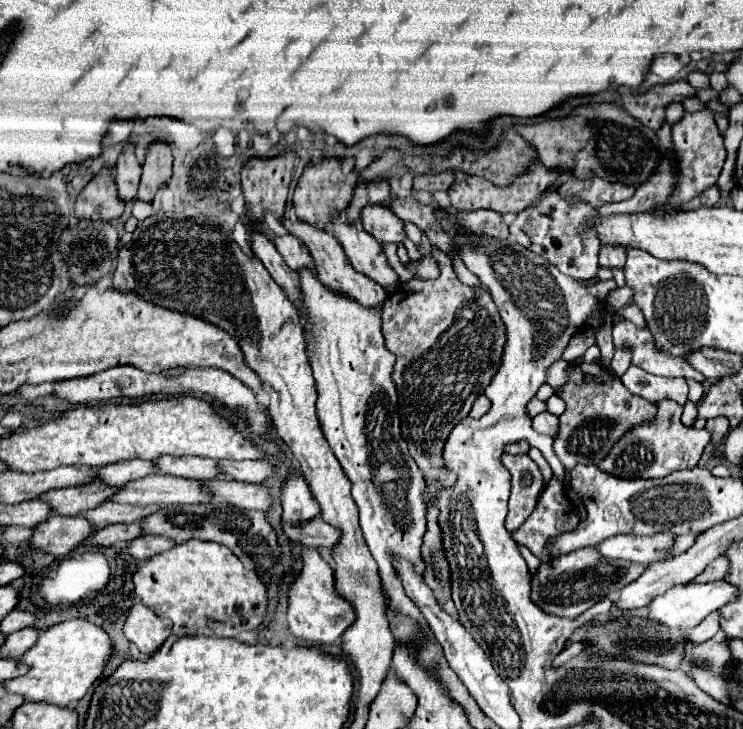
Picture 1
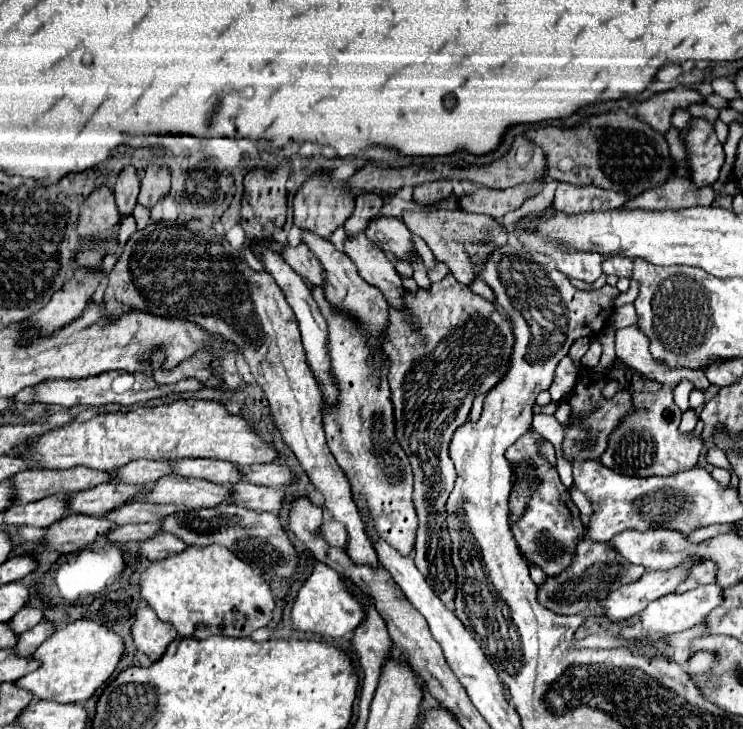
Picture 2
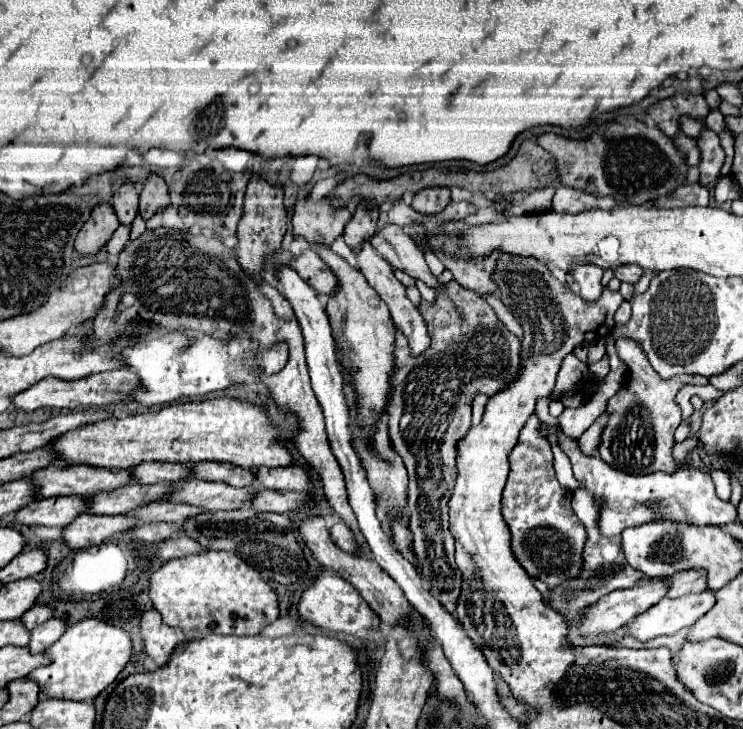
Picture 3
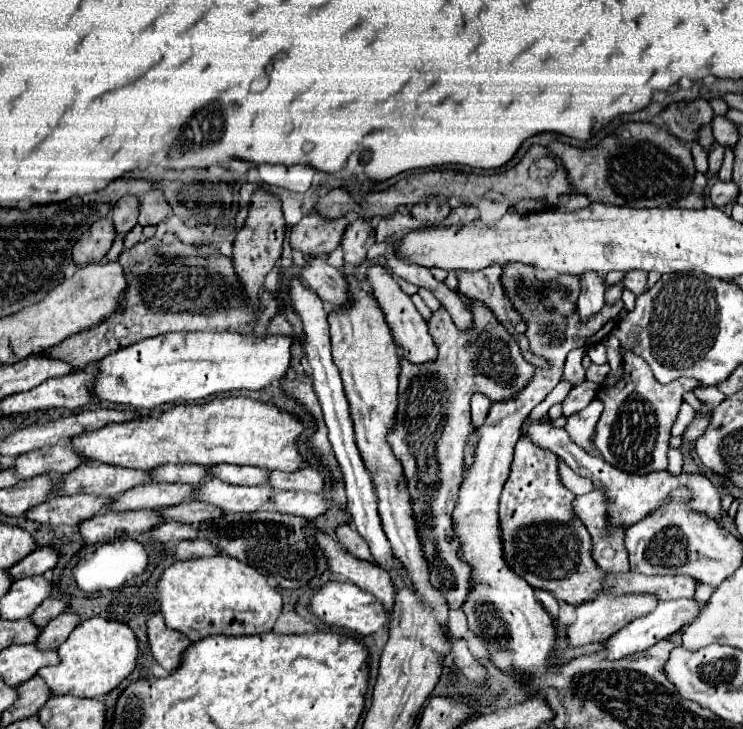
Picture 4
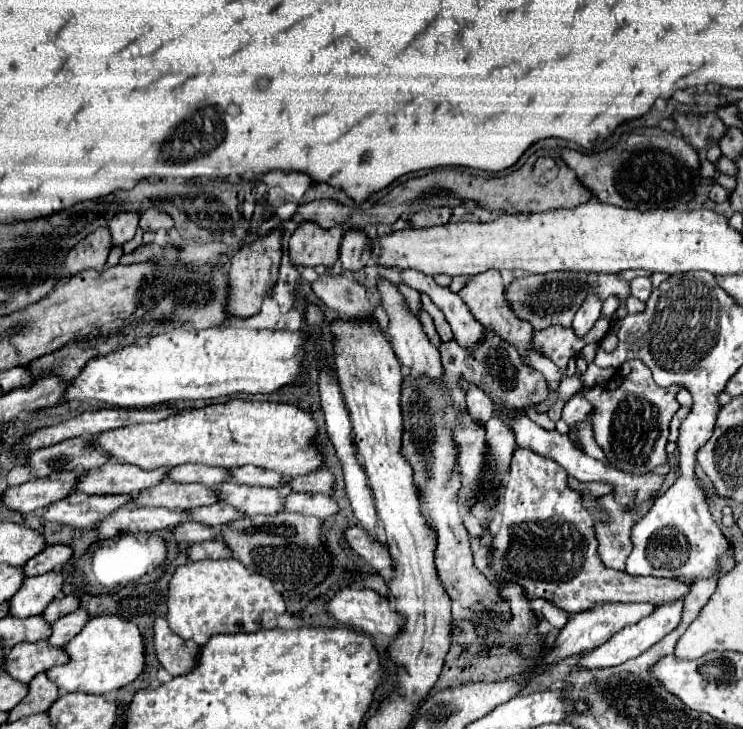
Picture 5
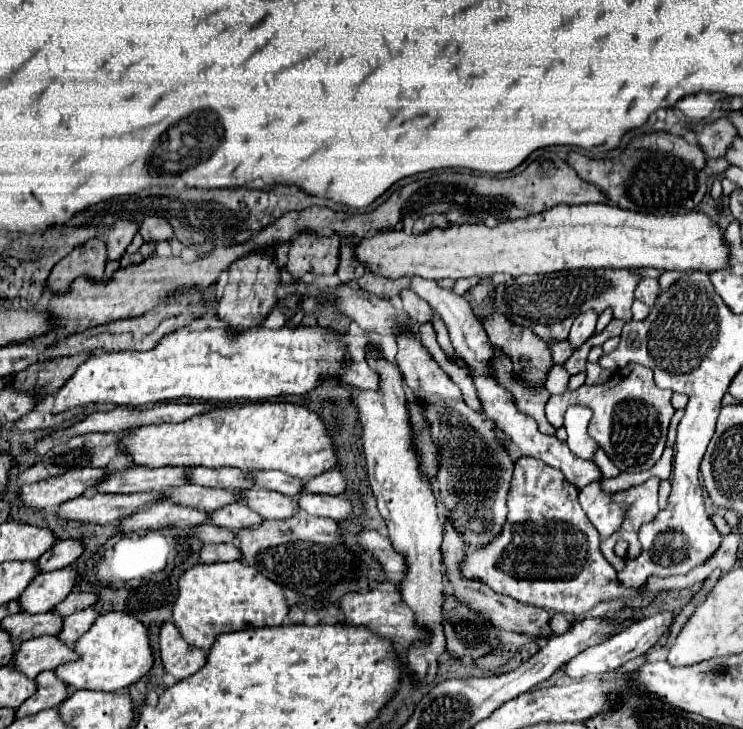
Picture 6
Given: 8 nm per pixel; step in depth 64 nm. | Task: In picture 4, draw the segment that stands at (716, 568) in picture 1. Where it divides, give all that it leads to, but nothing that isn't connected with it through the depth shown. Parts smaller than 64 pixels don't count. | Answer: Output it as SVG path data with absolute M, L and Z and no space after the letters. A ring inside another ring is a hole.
M526 434L520 436L514 450L512 472L500 496L504 556L508 558L508 564L528 584L532 584L536 590L550 590L556 600L562 600L572 606L592 598L594 592L642 592L658 594L658 600L692 598L696 594L698 580L692 576L644 576L634 572L618 576L600 574L590 556L590 534L572 512L574 494L560 484L556 466L556 456L550 450L534 444Z

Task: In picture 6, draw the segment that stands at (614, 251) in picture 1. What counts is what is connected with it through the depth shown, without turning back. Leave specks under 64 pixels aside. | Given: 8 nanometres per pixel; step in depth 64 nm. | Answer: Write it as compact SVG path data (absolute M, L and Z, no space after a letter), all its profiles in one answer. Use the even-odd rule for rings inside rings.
M642 278L642 280L638 282L636 290L634 290L634 296L636 296L640 302L652 306L652 302L656 300L656 294L658 294L658 292L660 292L660 288L658 288L658 282L656 282L654 278Z

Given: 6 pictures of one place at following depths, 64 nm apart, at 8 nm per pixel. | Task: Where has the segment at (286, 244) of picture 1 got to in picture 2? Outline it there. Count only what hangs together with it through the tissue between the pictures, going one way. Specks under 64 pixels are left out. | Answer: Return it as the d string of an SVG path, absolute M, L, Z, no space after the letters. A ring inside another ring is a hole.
M298 244L298 246L282 246L282 258L292 266L292 270L296 274L300 274L302 278L308 278L310 284L322 286L322 266L316 260L316 256L308 250L306 244Z

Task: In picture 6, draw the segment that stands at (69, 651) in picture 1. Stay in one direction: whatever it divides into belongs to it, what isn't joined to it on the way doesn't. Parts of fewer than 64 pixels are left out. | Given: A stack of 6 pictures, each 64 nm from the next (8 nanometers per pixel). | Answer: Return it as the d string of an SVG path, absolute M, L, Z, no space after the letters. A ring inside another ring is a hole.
M106 612L96 618L92 628L80 636L74 644L78 654L76 662L58 666L54 672L60 682L68 686L68 692L76 690L98 690L98 692L122 692L136 680L140 680L152 668L152 650L148 644L146 626L134 618L120 612Z

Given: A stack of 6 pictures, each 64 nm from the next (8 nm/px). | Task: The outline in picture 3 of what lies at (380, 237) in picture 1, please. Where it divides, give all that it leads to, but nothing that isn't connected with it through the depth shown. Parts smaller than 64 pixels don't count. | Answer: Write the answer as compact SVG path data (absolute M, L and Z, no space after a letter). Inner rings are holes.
M384 226L370 238L370 244L378 250L378 254L382 254L382 258L386 258L392 264L392 268L400 268L412 278L424 280L432 288L440 288L436 278L428 270L418 244L404 232L402 226Z

